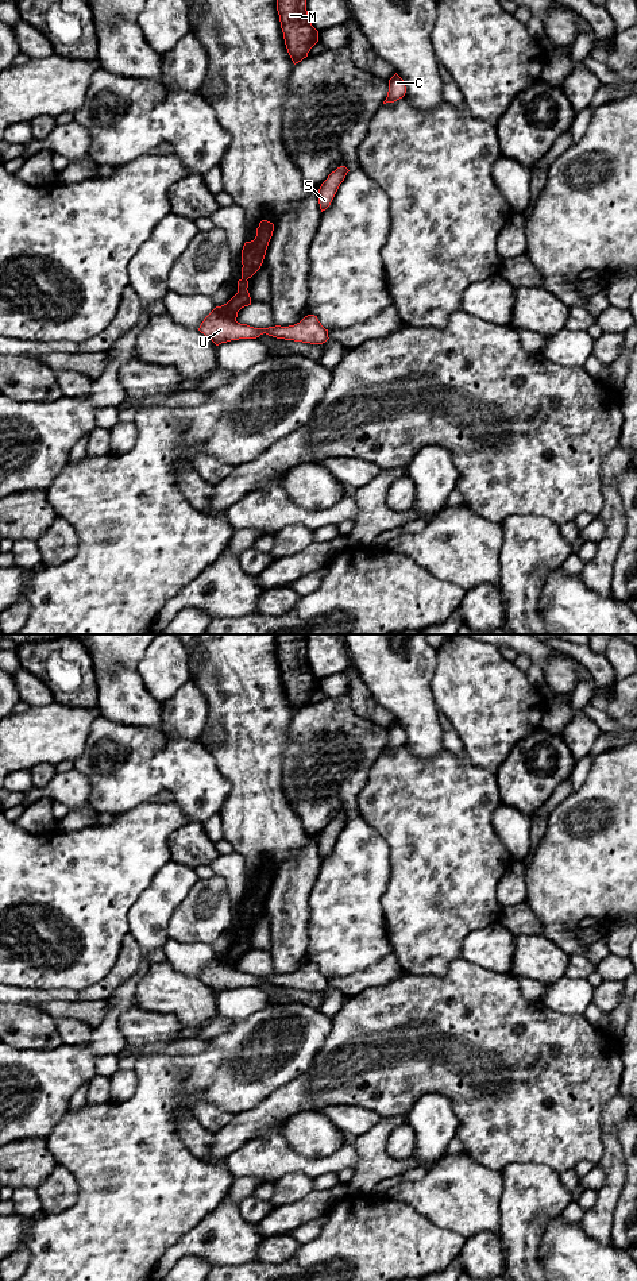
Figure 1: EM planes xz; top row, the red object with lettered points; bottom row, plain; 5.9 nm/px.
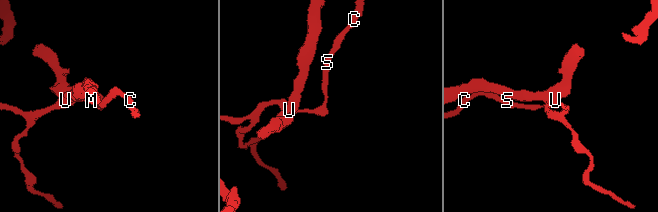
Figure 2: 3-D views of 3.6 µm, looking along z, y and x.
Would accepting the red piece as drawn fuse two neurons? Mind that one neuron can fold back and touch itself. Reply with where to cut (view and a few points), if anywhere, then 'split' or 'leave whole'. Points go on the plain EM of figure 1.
cut xz (219, 955), (235, 968); split

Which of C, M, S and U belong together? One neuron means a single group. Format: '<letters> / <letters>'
C S U / M

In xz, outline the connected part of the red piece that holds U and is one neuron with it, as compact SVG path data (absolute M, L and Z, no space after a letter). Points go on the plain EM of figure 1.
M216 954L201 971L198 979L209 985L216 993L239 987L256 987L266 981L285 988L310 992L323 992L328 985L317 964L308 962L300 971L289 975L254 976L231 966L220 954Z

